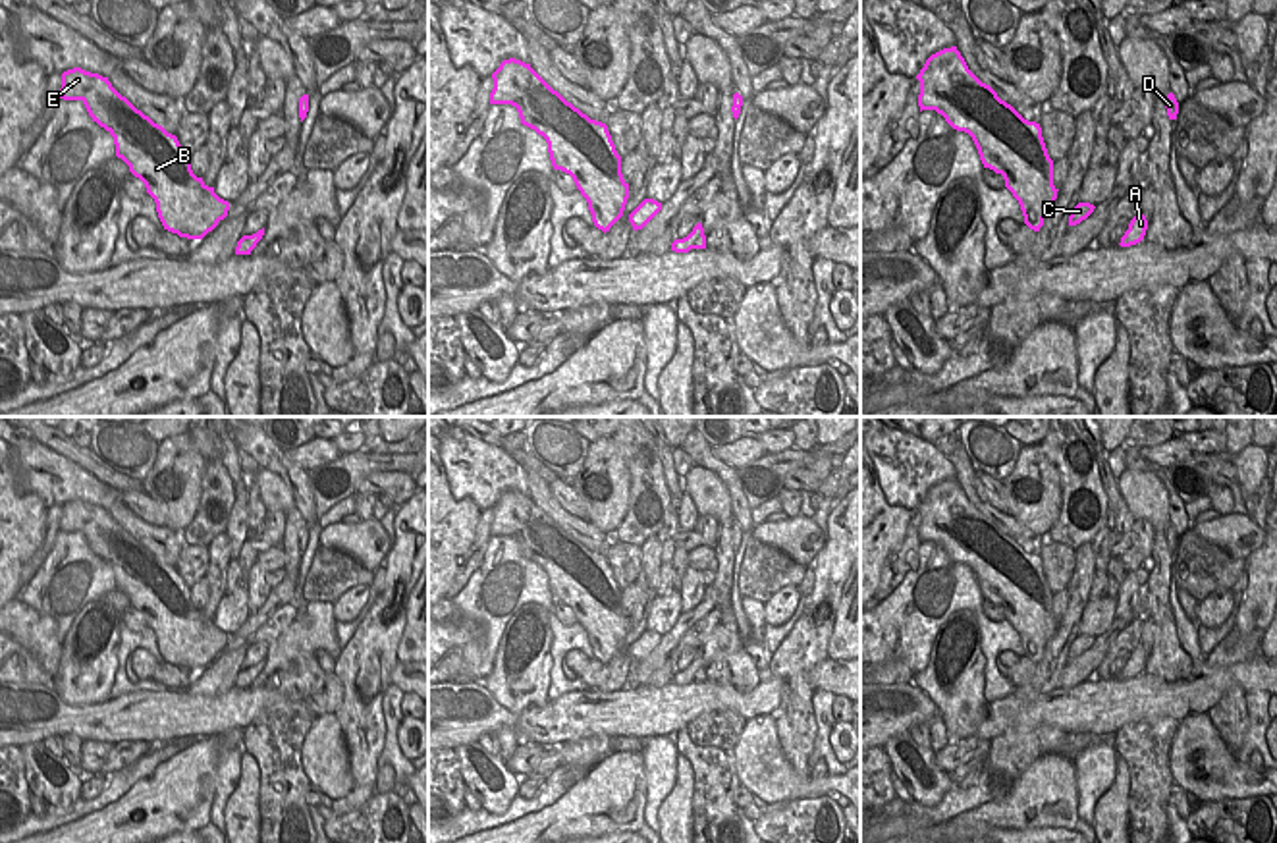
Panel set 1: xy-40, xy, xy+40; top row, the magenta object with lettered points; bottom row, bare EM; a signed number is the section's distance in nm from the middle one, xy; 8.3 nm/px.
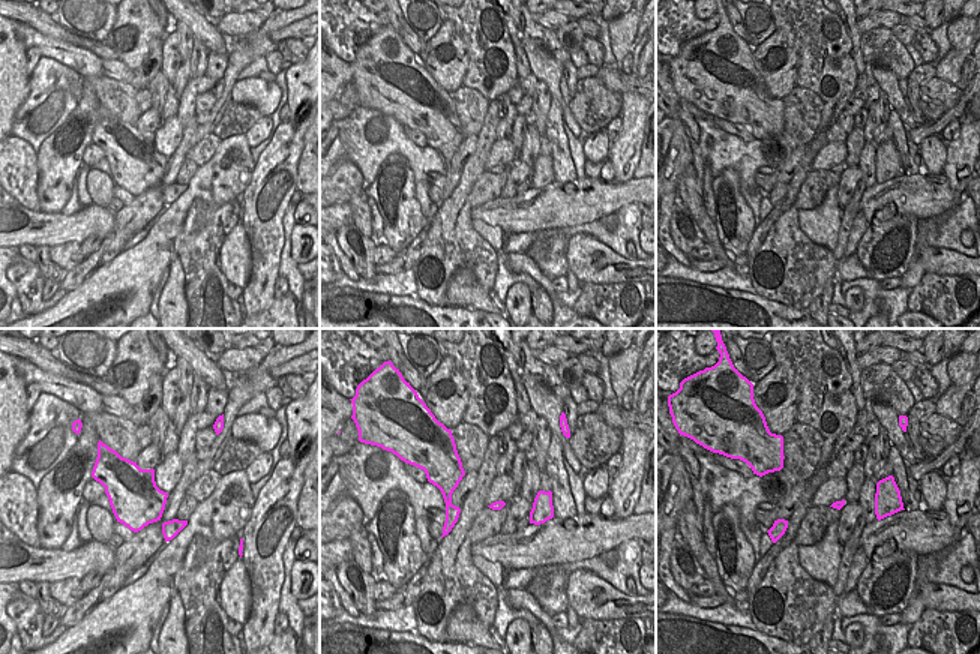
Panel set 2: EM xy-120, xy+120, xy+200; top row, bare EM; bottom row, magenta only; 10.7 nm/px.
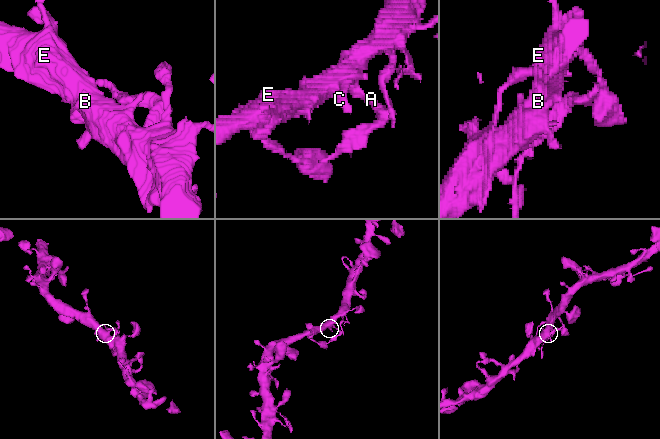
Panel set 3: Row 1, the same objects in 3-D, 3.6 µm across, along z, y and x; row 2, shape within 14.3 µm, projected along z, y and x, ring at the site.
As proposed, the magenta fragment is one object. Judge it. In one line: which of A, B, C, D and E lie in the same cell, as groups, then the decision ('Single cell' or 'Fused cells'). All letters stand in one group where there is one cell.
Groups: A / B C D E. Fused cells.

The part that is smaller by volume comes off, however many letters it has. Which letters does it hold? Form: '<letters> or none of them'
A.

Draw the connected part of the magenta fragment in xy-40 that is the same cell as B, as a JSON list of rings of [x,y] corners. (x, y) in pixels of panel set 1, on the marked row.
[[[73,68],[62,73],[60,98],[81,100],[116,145],[116,156],[139,177],[156,203],[164,230],[203,239],[228,216],[230,203],[191,170],[177,137],[122,96],[108,77]]]

